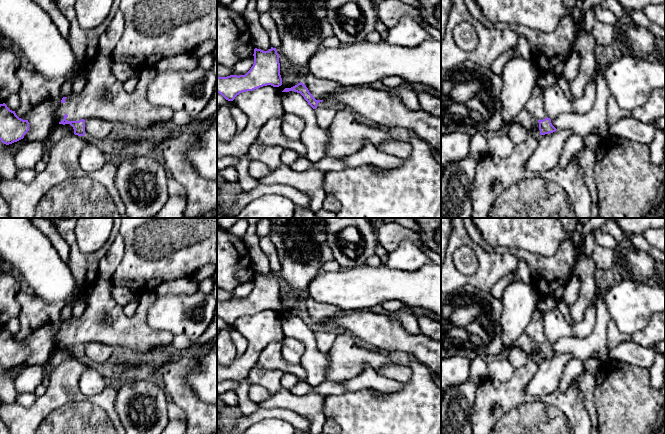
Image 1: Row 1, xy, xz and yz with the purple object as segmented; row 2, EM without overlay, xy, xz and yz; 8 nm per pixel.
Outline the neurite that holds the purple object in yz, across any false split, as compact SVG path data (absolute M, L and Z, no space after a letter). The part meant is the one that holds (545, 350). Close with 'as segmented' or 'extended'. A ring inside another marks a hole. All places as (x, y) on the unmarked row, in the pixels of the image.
M535 309L532 319L525 332L531 340L538 344L540 359L553 357L557 354L552 349L551 343L547 340L544 325L544 313Z | extended

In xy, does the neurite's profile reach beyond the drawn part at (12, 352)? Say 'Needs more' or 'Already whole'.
Already whole

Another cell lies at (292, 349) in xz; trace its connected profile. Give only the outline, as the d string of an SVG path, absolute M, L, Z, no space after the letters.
M285 337L282 341L282 357L291 365L300 363L302 355L307 351L305 344L293 337Z

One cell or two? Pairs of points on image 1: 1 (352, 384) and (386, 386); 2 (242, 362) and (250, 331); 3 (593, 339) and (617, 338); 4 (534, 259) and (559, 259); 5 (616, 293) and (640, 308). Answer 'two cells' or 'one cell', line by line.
1: one cell
2: one cell
3: two cells
4: one cell
5: one cell

